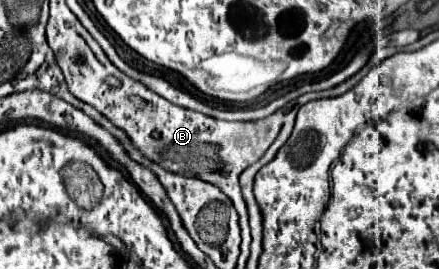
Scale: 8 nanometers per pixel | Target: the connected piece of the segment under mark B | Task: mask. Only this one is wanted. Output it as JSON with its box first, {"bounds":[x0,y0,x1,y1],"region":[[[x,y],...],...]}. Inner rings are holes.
{"bounds":[47,17,295,199],"region":[[[49,17],[49,23],[47,23],[47,41],[49,41],[49,47],[53,49],[53,53],[55,53],[55,57],[57,57],[57,63],[59,63],[59,67],[61,67],[61,71],[65,73],[65,81],[67,81],[67,85],[69,85],[69,91],[71,91],[71,93],[73,93],[75,97],[79,97],[81,101],[85,101],[85,103],[89,103],[89,105],[93,105],[93,107],[95,107],[97,111],[101,111],[101,113],[103,113],[105,117],[109,117],[109,119],[111,119],[111,121],[113,121],[113,123],[115,123],[117,127],[121,127],[121,129],[123,129],[123,131],[125,131],[125,133],[127,133],[127,135],[131,137],[131,141],[135,143],[135,147],[137,147],[137,149],[139,149],[139,151],[141,151],[141,153],[143,153],[145,157],[149,157],[151,161],[155,161],[155,163],[157,163],[157,165],[161,165],[163,169],[167,169],[167,171],[173,171],[173,173],[179,173],[179,175],[185,175],[185,177],[189,177],[189,175],[193,175],[193,177],[197,177],[197,179],[203,179],[203,181],[209,181],[209,183],[213,183],[213,185],[217,185],[217,187],[219,187],[219,189],[221,189],[221,191],[223,191],[225,195],[229,195],[229,199],[231,199],[231,197],[233,197],[233,199],[237,199],[237,197],[243,197],[243,195],[241,195],[241,187],[239,187],[239,175],[241,175],[241,173],[243,173],[243,171],[245,171],[247,167],[251,167],[249,165],[253,165],[253,163],[257,163],[255,161],[257,161],[257,159],[259,159],[259,157],[261,157],[263,153],[267,153],[267,149],[271,149],[271,151],[275,153],[275,151],[278,151],[281,148],[279,147],[279,145],[281,145],[281,143],[283,143],[285,139],[288,139],[290,137],[295,124],[295,119],[293,119],[293,109],[291,109],[291,111],[288,111],[285,114],[284,123],[283,123],[283,109],[279,109],[277,113],[273,113],[273,115],[269,115],[269,117],[265,117],[265,119],[259,119],[259,121],[247,121],[247,123],[231,123],[231,121],[221,121],[221,119],[213,119],[213,117],[207,117],[207,115],[203,115],[203,113],[197,113],[197,111],[189,111],[189,109],[183,109],[183,107],[177,107],[177,105],[173,105],[173,103],[169,103],[167,99],[163,99],[163,97],[159,97],[157,93],[153,93],[153,91],[149,91],[149,89],[147,89],[147,87],[145,87],[143,83],[137,83],[137,81],[133,81],[131,77],[127,77],[127,75],[123,75],[123,73],[121,73],[121,71],[119,71],[119,69],[117,69],[117,67],[115,67],[115,65],[113,65],[113,63],[111,63],[111,61],[107,59],[107,55],[105,55],[105,53],[101,51],[101,47],[99,47],[99,45],[95,45],[95,41],[91,39],[91,35],[89,35],[89,33],[85,33],[85,31],[81,33],[81,31],[79,31],[79,27],[81,27],[81,23],[77,21],[77,17]],[[281,125],[285,125],[285,127],[287,127],[289,131],[287,131],[287,133],[281,133],[281,137],[279,137],[279,134],[277,136],[277,133],[279,133],[279,129],[281,129]]]}

